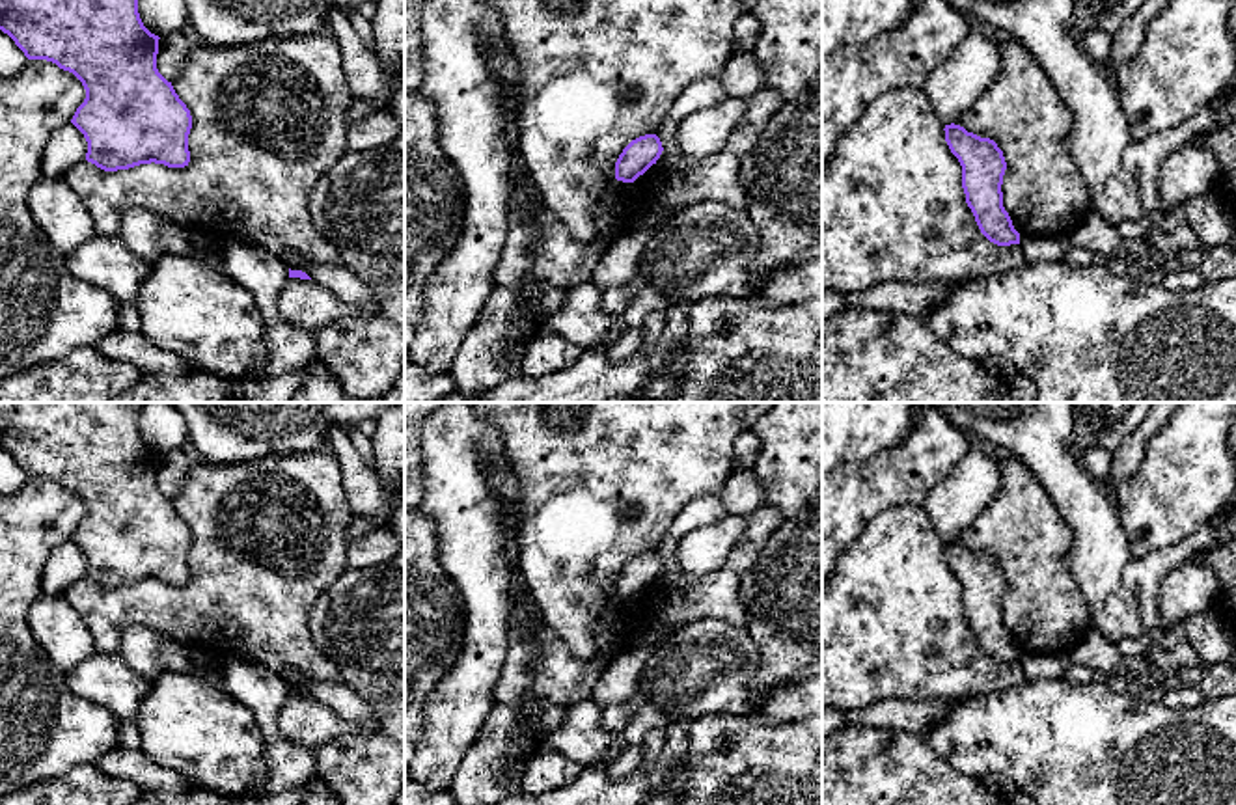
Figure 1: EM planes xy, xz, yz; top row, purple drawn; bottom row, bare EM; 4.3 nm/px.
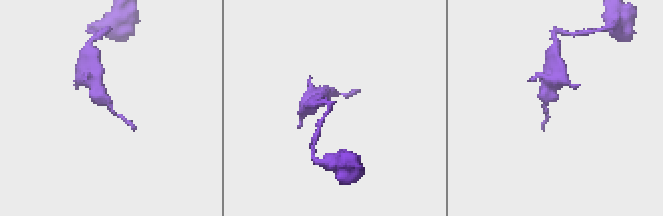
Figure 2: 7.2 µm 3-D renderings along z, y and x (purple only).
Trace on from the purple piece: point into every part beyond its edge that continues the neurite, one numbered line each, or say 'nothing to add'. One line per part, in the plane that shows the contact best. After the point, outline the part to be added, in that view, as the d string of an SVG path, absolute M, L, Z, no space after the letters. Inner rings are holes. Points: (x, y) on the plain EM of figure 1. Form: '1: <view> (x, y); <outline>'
nothing to add

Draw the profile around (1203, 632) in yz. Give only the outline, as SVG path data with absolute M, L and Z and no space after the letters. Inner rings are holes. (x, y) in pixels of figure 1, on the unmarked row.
M1210 609L1195 613L1163 630L1160 641L1161 648L1173 648L1178 643L1188 643L1195 650L1197 663L1201 665L1225 663L1232 660L1230 637Z

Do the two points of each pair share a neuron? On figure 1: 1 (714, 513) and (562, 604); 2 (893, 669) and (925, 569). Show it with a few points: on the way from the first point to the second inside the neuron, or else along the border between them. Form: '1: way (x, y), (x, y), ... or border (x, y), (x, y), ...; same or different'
1: border (681, 511), (653, 550); different
2: way (893, 645), (893, 600), (901, 593); same

